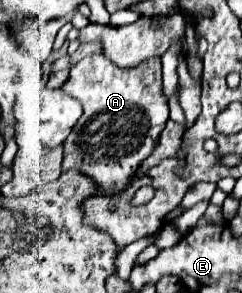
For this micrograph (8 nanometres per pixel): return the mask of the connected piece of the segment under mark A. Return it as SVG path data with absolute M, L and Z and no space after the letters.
M93 54L69 70L69 78L61 90L77 98L83 106L83 116L63 142L63 172L77 170L89 176L97 184L97 192L123 190L143 160L155 150L169 118L169 106L161 86L161 60L151 58L135 68L123 70L103 54Z

